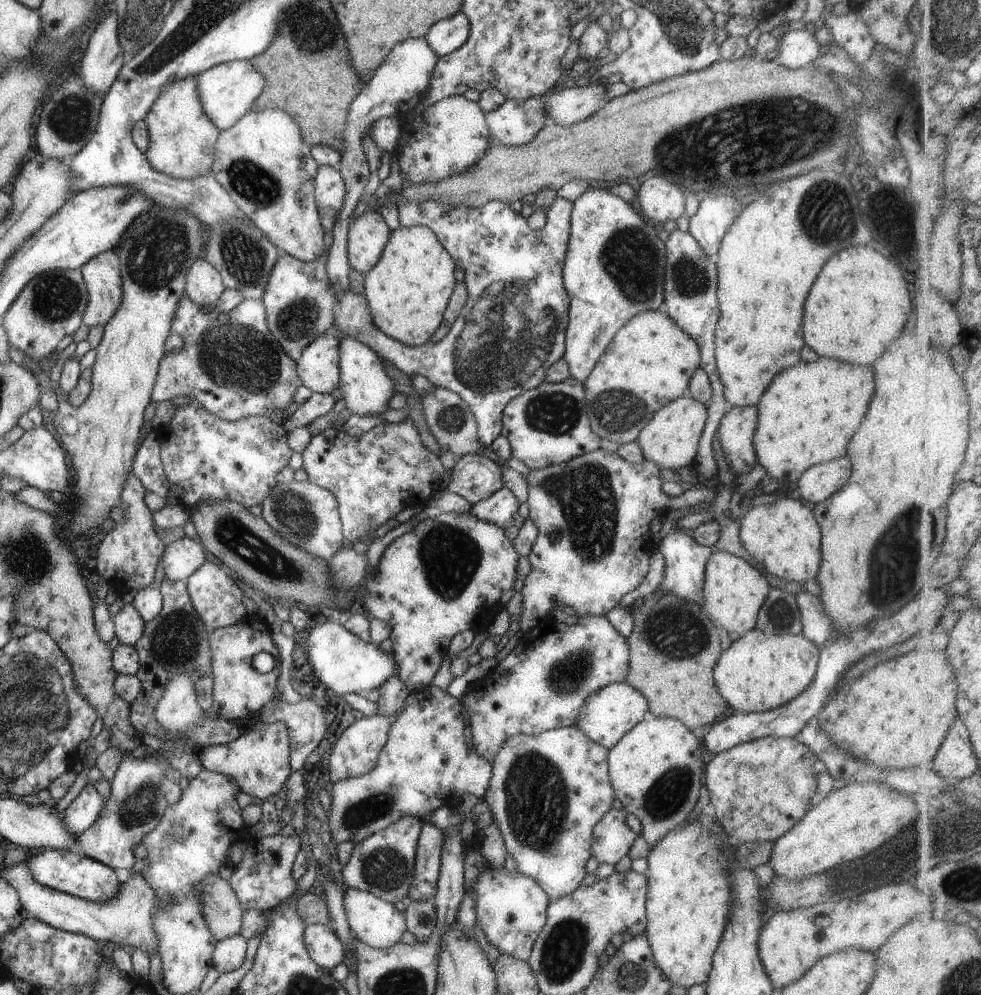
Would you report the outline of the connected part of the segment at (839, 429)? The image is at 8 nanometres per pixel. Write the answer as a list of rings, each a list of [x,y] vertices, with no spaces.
[[[818,357],[816,362],[800,362],[778,372],[757,404],[758,424],[754,433],[754,448],[767,474],[795,487],[802,472],[818,463],[828,462],[846,454],[848,440],[862,424],[874,392],[874,374],[870,366],[852,366],[840,360]]]

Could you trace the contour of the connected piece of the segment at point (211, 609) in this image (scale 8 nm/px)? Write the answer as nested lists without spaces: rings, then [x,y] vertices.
[[[206,561],[186,579],[191,601],[197,608],[200,620],[204,622],[208,632],[213,633],[217,628],[236,624],[247,614],[243,600],[248,596],[230,575],[230,571],[223,565]]]

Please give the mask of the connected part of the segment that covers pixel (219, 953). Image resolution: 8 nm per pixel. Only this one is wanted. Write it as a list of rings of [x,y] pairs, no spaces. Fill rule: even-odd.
[[[232,935],[217,941],[212,952],[212,966],[220,973],[227,973],[242,966],[247,940],[240,935]]]

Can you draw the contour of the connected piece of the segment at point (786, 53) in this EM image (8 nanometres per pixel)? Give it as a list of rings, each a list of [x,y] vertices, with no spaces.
[[[807,29],[784,33],[778,40],[776,61],[791,69],[812,66],[812,62],[818,56],[822,56],[822,45],[817,42],[814,35]]]

